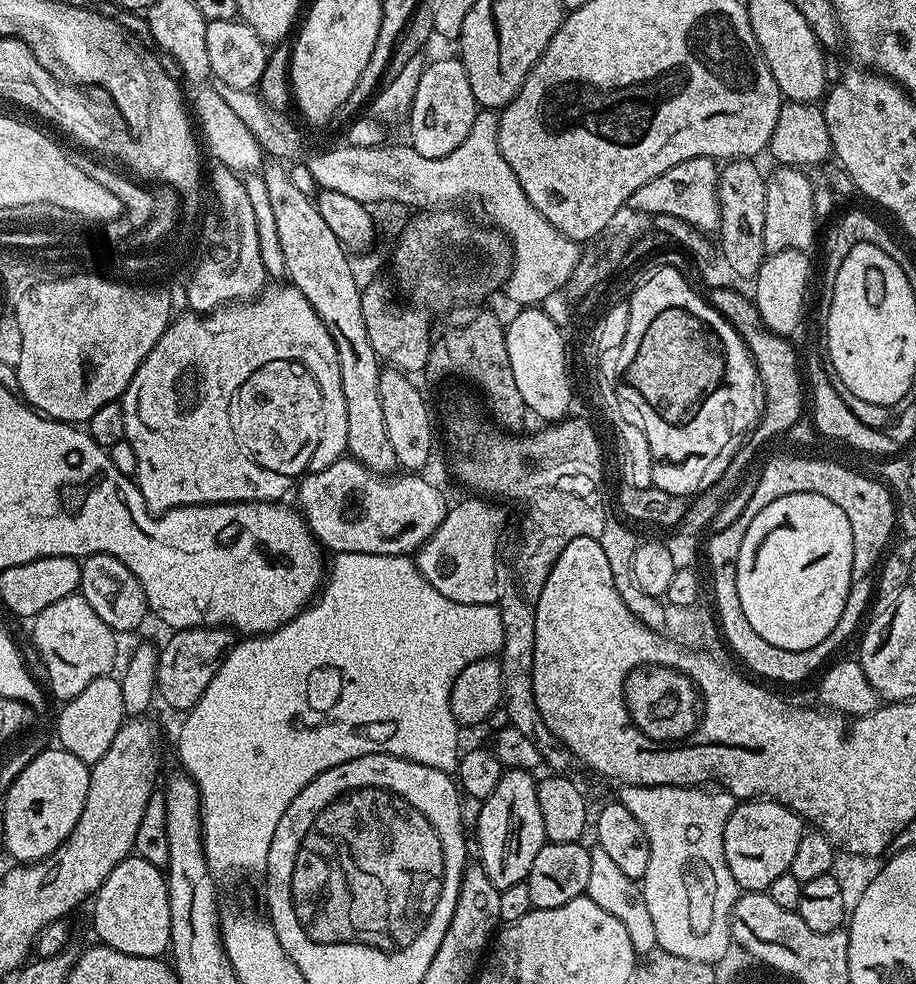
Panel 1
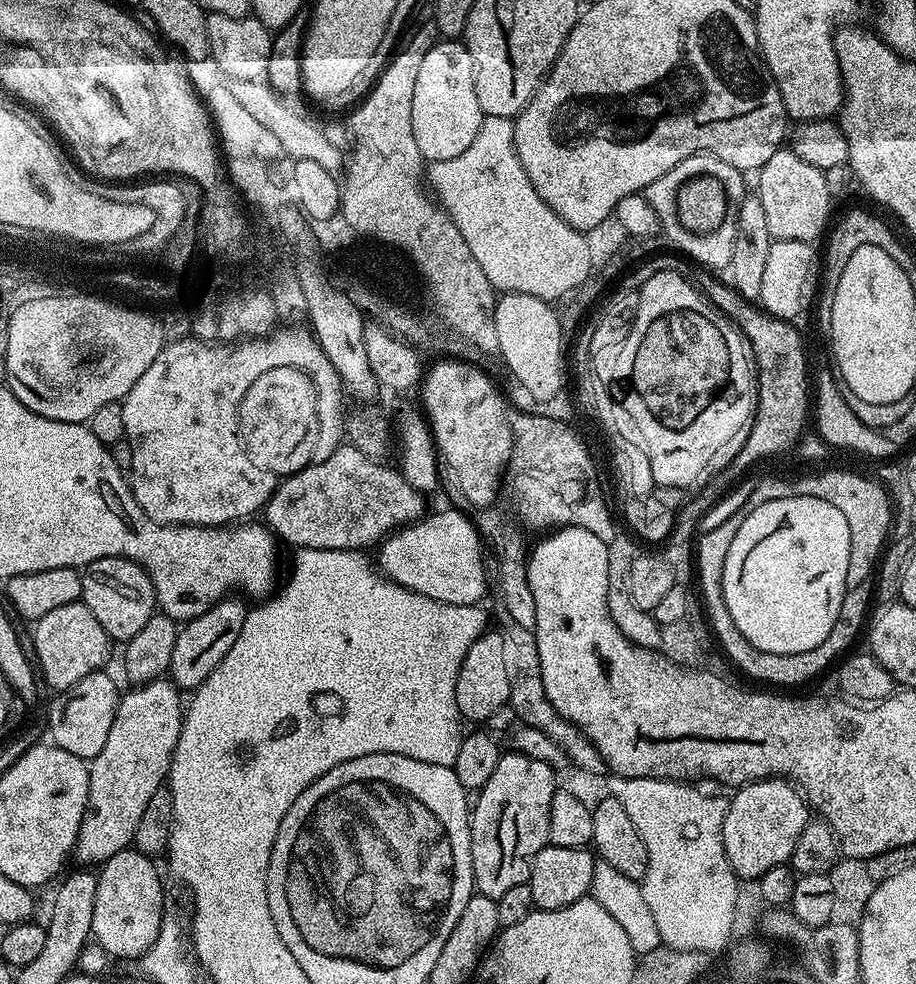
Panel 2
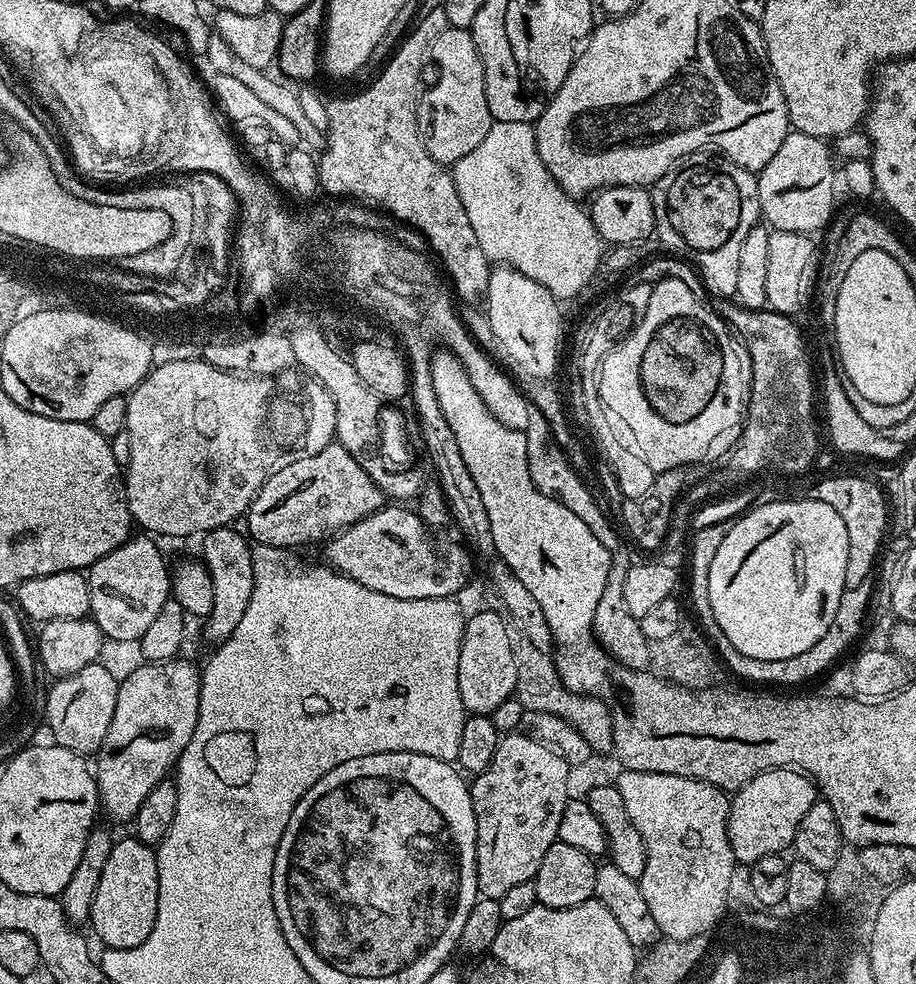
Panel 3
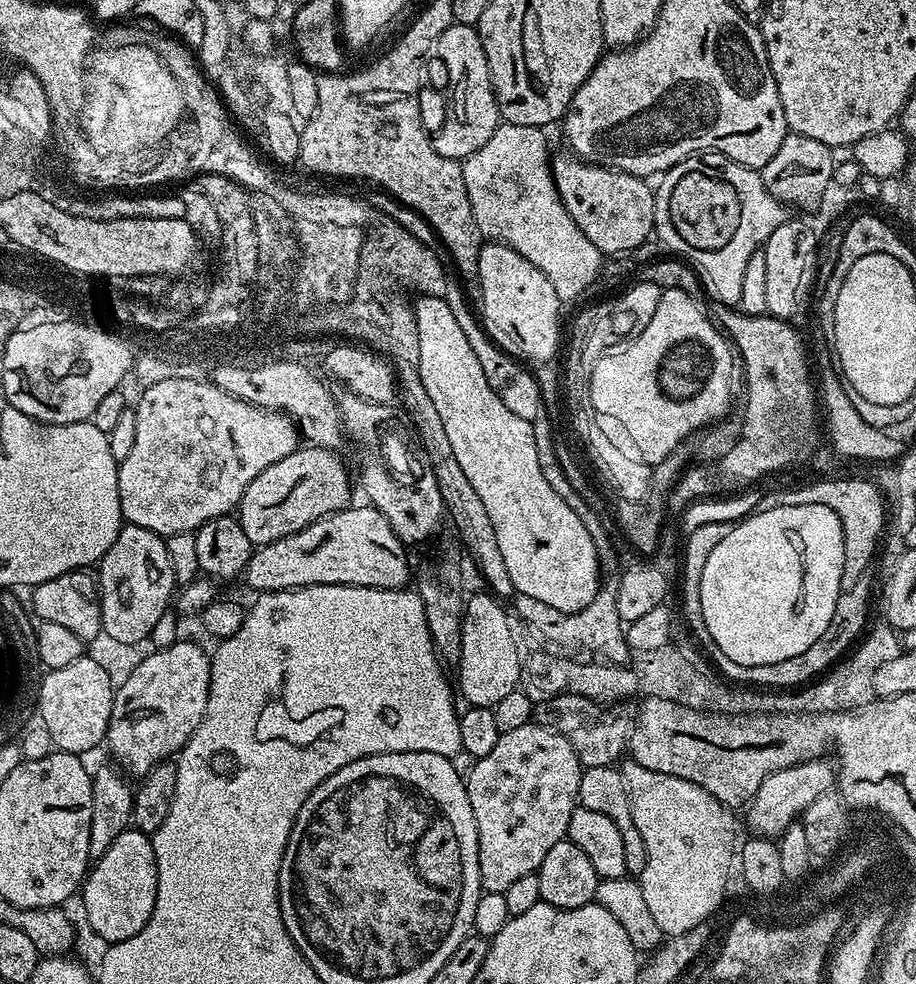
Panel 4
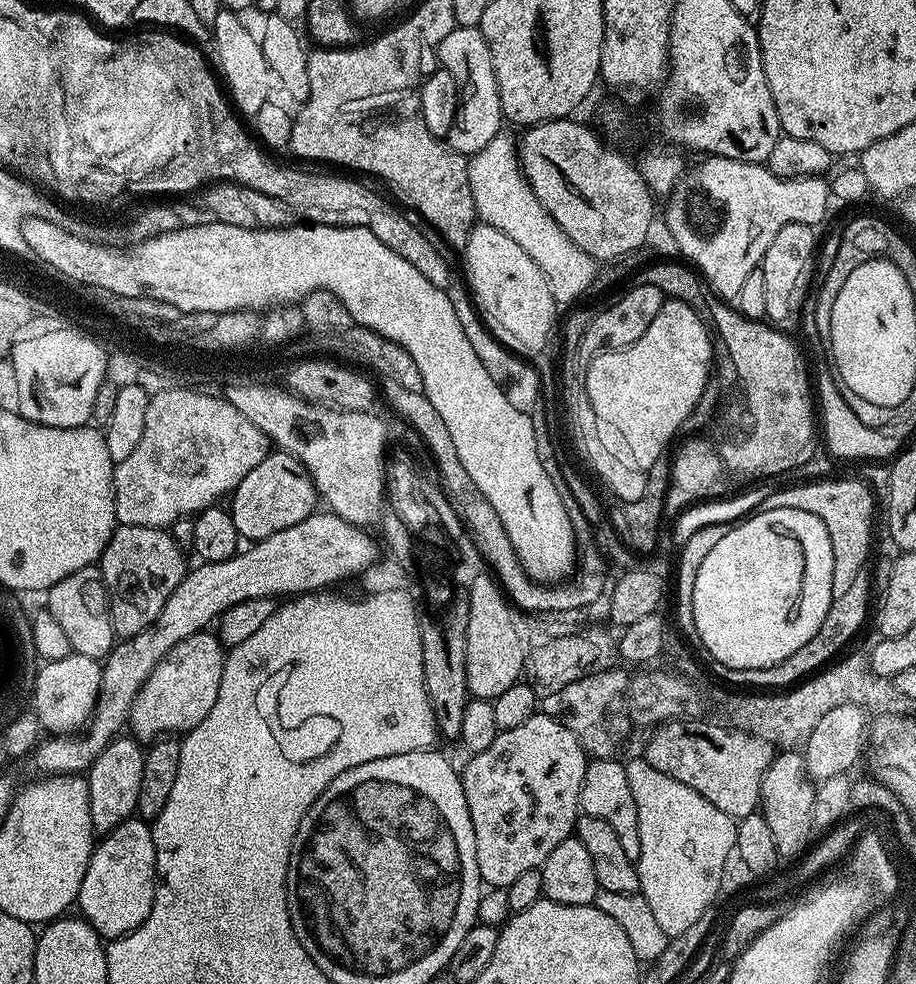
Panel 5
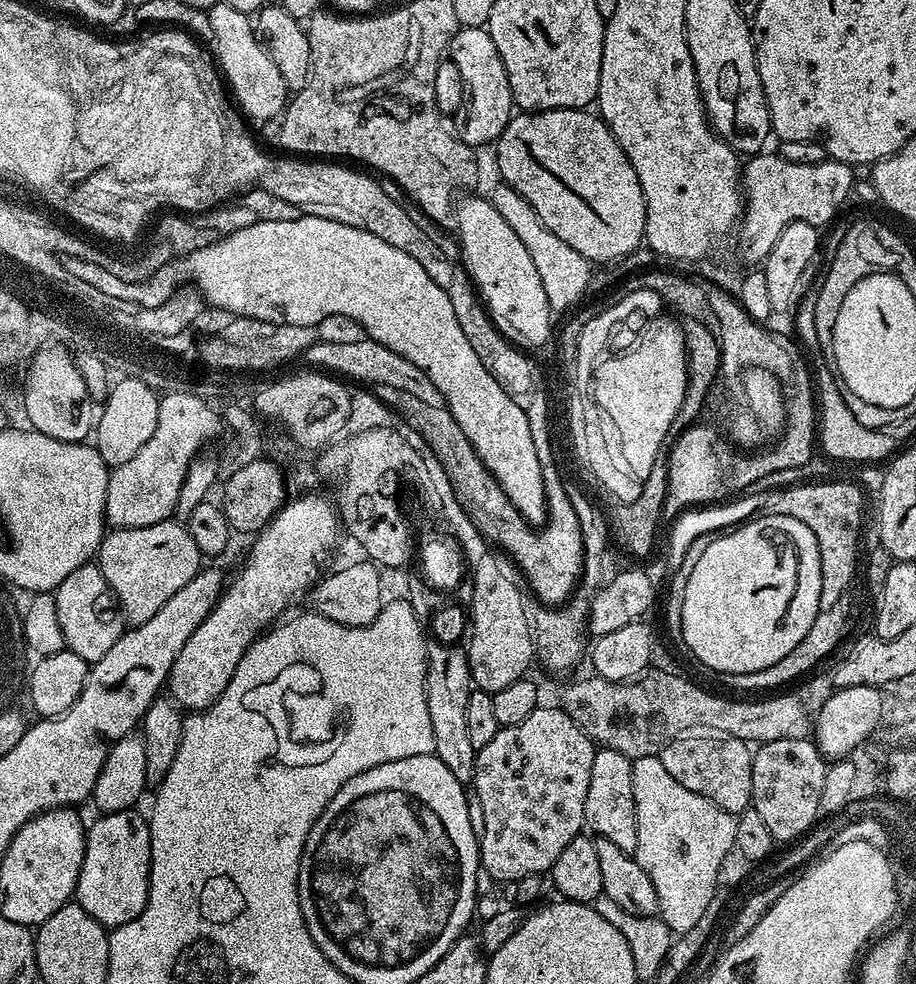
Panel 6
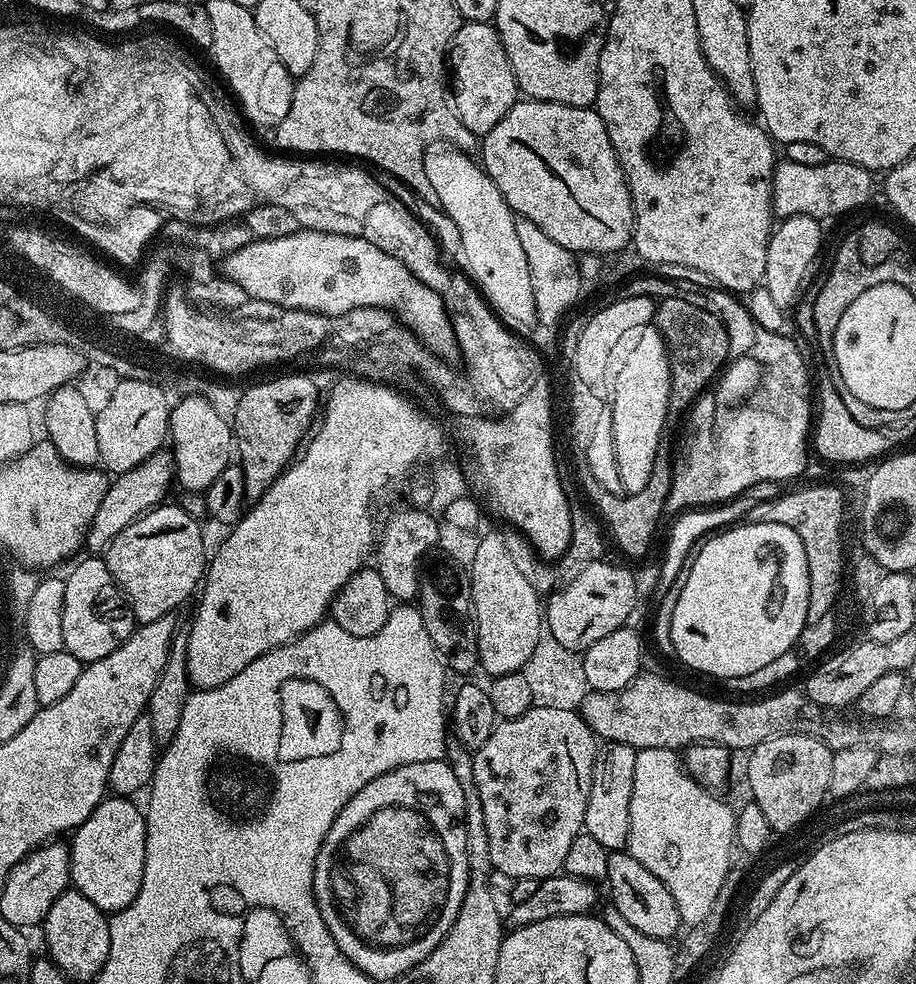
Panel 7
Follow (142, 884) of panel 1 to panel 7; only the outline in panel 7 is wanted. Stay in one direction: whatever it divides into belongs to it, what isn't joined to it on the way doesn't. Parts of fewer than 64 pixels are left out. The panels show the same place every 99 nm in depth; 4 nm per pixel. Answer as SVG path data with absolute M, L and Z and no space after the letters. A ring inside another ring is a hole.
M128 798L101 800L90 818L86 818L70 836L71 887L86 894L86 898L106 914L115 914L130 906L130 902L138 898L142 886L146 862L145 813L141 809L139 812L132 802Z

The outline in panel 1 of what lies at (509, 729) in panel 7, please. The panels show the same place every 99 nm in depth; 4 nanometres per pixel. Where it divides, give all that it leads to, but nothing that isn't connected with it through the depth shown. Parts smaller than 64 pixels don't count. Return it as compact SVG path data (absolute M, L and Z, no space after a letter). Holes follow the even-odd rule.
M509 768L500 776L498 786L494 786L494 794L487 796L479 805L480 813L476 816L476 848L480 851L478 863L482 870L486 870L486 878L490 878L495 888L503 890L516 883L525 883L538 850L542 850L546 843L537 783L537 777L531 771Z

